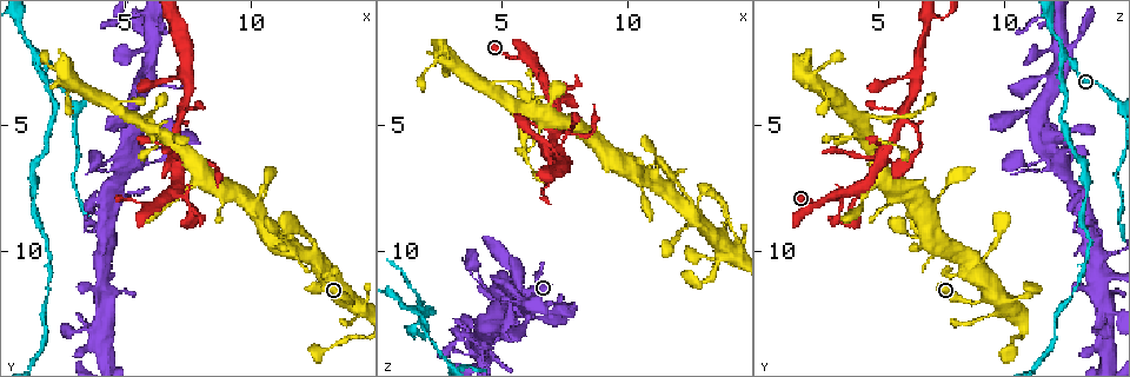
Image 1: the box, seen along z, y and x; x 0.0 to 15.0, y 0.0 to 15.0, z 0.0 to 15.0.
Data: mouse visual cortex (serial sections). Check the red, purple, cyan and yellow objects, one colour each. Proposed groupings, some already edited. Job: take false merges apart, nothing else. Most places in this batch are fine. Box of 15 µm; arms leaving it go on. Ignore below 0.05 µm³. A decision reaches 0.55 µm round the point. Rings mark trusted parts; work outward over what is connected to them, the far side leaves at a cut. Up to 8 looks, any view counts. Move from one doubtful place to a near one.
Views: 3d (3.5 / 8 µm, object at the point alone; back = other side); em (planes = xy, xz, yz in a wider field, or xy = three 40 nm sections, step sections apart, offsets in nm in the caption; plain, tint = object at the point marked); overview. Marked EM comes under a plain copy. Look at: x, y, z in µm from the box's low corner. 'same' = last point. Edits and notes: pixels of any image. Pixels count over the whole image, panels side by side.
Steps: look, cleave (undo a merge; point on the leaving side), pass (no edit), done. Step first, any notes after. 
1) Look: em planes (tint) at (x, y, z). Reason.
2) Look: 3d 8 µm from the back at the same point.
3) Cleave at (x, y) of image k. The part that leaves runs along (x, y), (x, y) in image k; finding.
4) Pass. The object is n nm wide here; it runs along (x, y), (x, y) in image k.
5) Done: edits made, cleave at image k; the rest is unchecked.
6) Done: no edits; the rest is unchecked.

Look: 3d 3.5 µm at (1.7, 2.2, 12.5). Three-way junction.

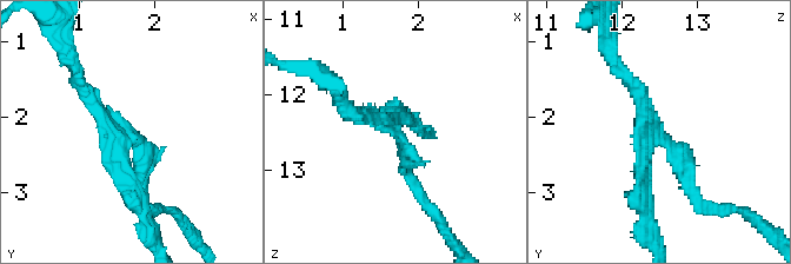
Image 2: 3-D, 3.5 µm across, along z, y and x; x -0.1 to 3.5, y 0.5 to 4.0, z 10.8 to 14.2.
Look: em xy step 1 (tint) at (1.65, 2.25, 12.45). Need the tissue.

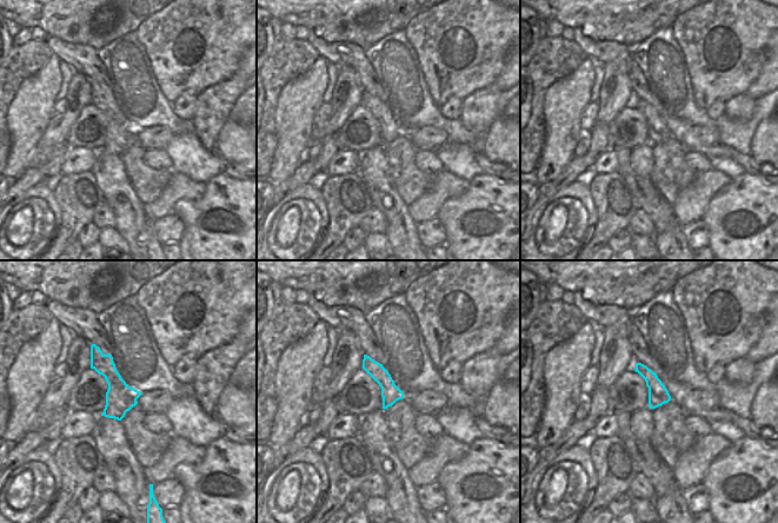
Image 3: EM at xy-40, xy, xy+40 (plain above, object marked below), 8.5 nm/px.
Cleave at (644, 111) of image 2. The part that leaves runs along (650, 145), (640, 199), (656, 246) in image 2; a second cell is stuck on.

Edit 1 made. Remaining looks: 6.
Look: overview. Redraw.

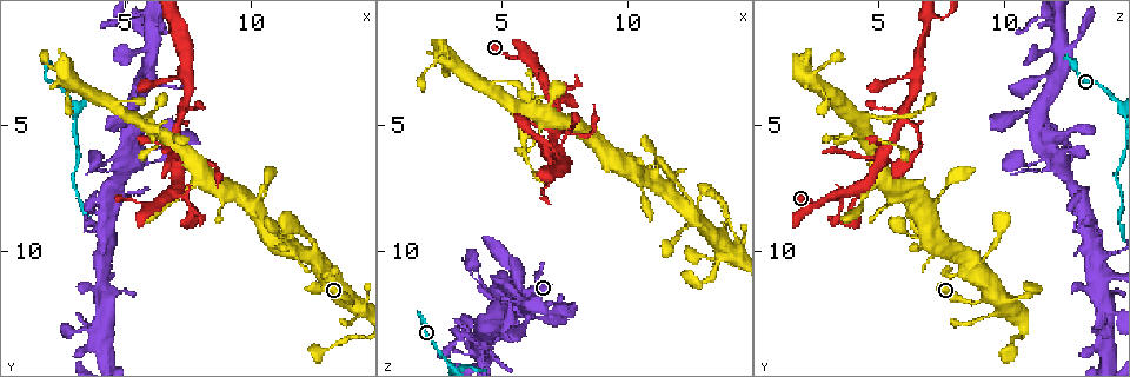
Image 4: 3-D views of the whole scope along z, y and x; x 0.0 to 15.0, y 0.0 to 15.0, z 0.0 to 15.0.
Look: 3d 3.5 µm from the back at (5.8, 5.0, 4.4).

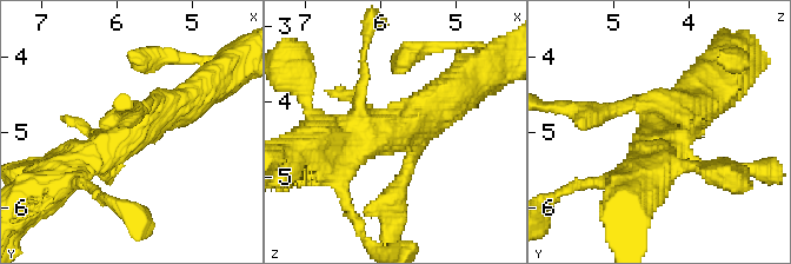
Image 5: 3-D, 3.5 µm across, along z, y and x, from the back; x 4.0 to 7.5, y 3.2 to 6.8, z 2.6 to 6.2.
Look: em xy step 5 (tint) at (5.75, 5.00, 4.30). 3 arms meet here; the arms are 200, 450, 500 nm wide.

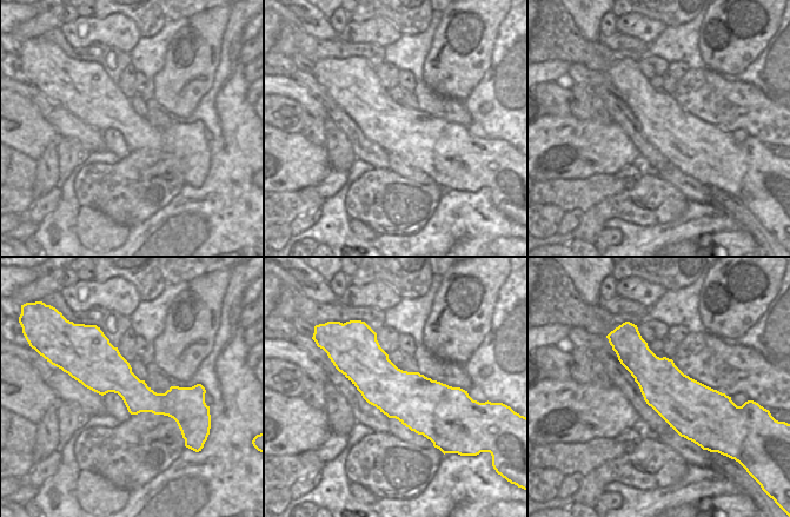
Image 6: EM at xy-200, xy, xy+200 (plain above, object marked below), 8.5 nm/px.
Look: em xy step 3 (tint) at the same point. Cut it another way.

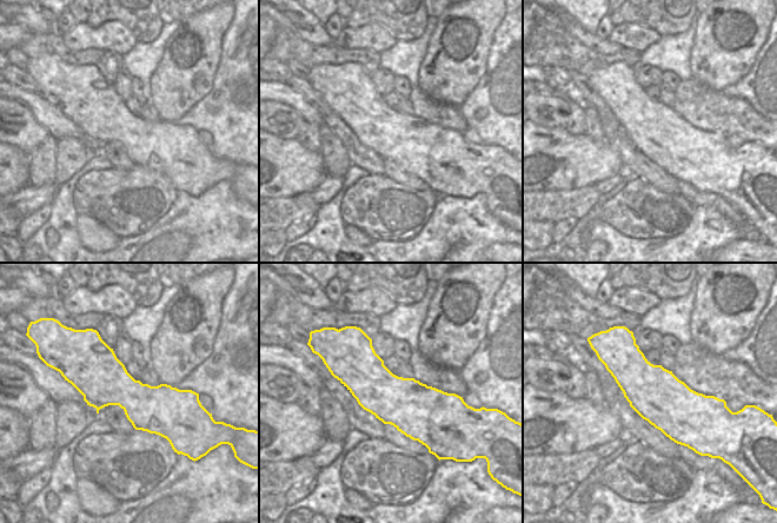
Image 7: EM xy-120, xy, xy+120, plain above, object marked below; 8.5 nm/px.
Pass. It runs along (71, 169), (194, 100) in image 5; continuous, no second cell.

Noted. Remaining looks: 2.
Look: em xy step 5 (tint) at (7.2, 4.9, 5.9).

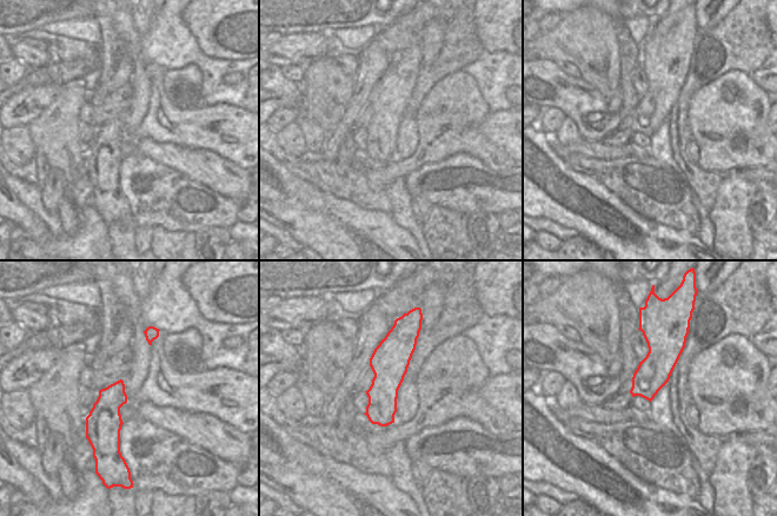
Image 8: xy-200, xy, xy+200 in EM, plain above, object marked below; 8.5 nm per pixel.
Look: 3d 3.5 µm at the same point. See where the arms go.

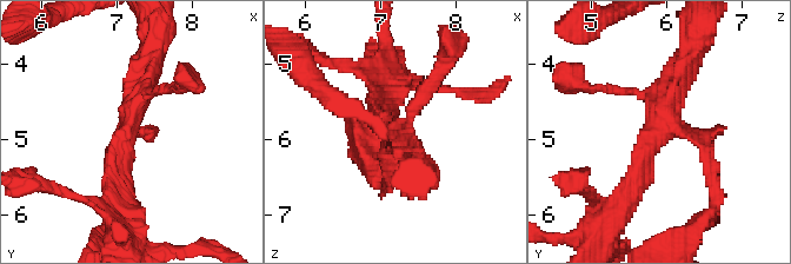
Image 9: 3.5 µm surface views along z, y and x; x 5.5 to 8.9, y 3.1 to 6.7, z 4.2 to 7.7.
Pass. It runs along (631, 195), (683, 57) in image 9; one cell here.

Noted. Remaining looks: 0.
Done: edits made, cleave at image 2; the rest is unchecked.

